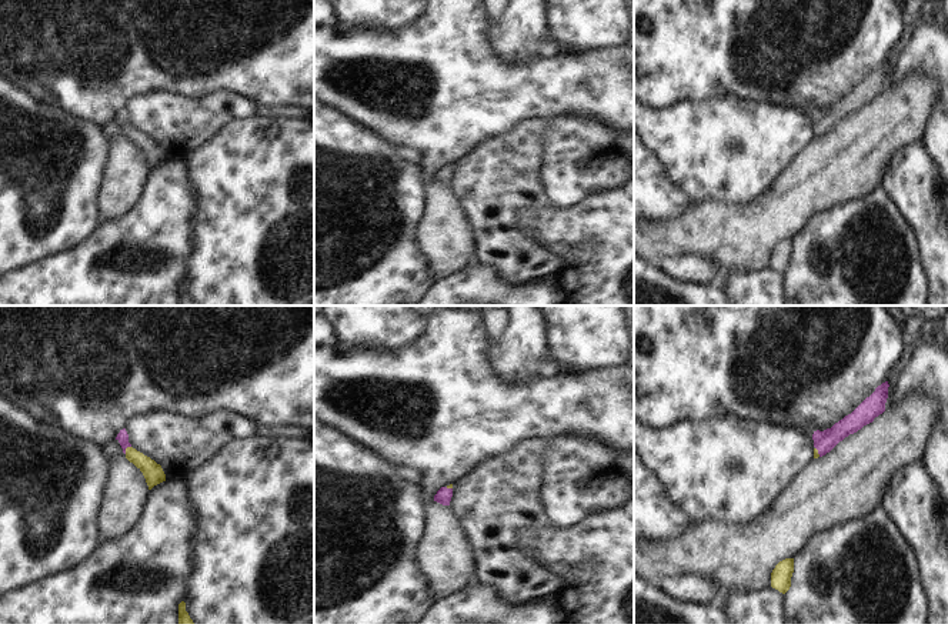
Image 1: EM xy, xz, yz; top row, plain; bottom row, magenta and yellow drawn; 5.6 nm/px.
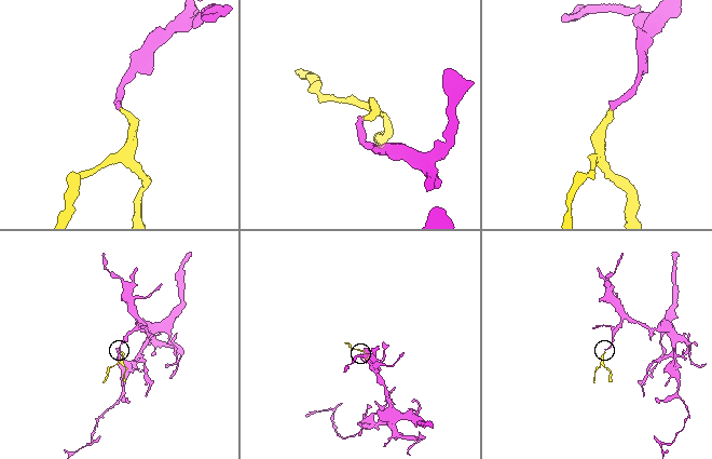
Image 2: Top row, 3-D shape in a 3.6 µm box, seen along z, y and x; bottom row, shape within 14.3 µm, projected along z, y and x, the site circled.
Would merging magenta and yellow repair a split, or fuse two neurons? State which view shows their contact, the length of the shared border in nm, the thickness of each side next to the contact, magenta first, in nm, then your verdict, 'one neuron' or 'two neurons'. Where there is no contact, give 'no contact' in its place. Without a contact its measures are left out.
meets magenta in xy; contact 60 nm long; 60 nm thick on the magenta side, 120 nm on the other; one neuron

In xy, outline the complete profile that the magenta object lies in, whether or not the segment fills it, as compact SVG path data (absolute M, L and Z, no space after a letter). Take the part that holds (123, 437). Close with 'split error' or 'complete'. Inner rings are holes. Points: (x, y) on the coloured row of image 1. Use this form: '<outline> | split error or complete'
M126 428L120 430L116 440L120 443L123 453L126 454L126 458L143 473L148 490L166 481L166 474L161 466L131 447L131 444L128 443L128 434Z | split error

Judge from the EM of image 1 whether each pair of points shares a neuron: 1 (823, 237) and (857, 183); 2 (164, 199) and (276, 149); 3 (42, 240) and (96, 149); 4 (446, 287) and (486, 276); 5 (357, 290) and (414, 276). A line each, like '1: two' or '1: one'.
1: two
2: two
3: one
4: one
5: one

